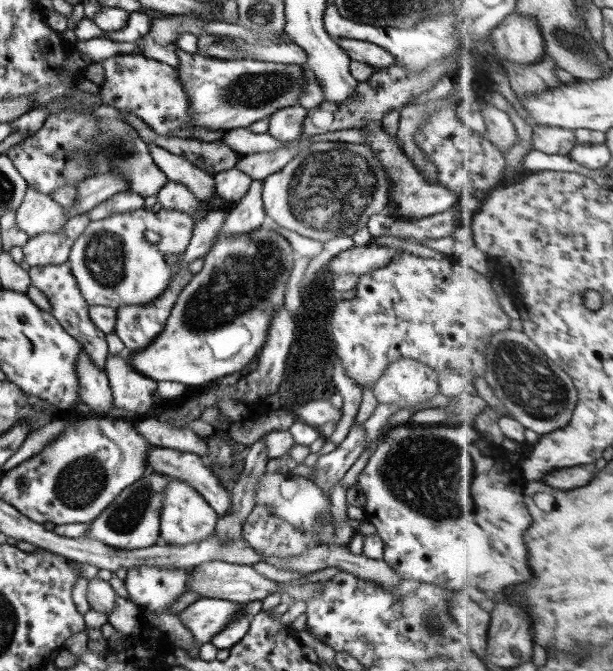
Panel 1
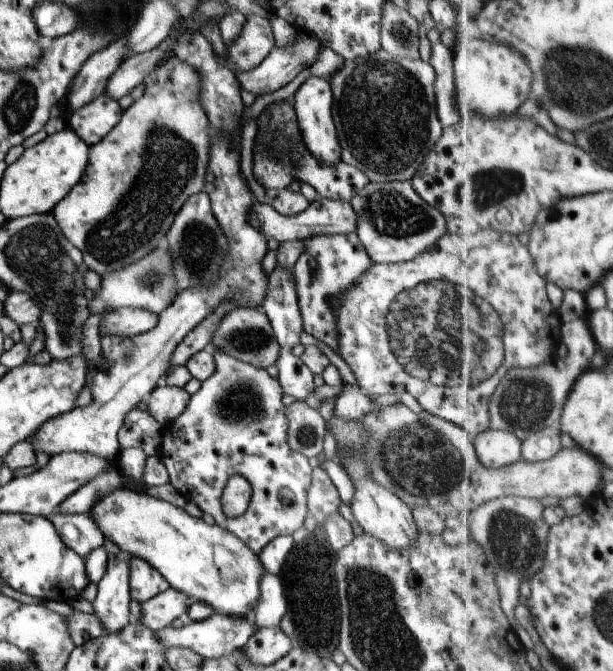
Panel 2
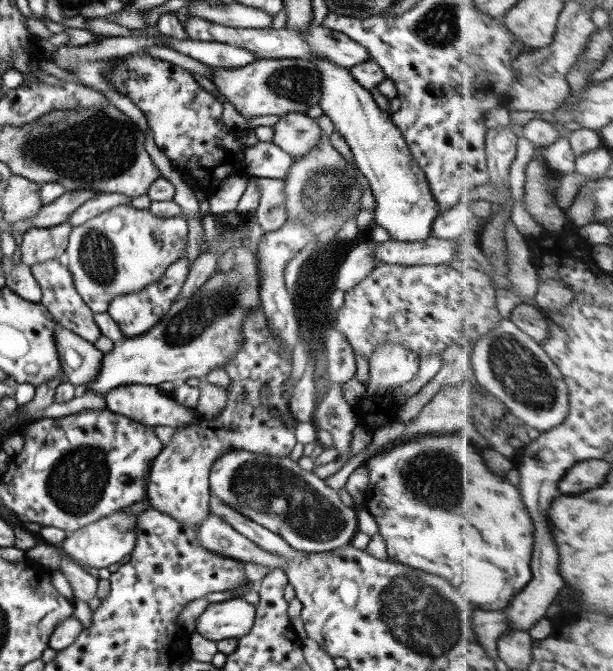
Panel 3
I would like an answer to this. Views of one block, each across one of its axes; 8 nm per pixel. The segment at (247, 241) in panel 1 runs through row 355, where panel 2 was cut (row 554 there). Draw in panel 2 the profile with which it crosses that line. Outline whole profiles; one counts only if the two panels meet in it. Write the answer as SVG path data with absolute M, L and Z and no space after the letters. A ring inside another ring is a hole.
M125 485L111 490L103 498L99 498L91 510L89 518L93 524L97 525L99 532L113 542L119 551L126 556L133 556L145 560L151 568L168 582L173 590L185 594L187 598L193 598L197 602L207 604L211 610L217 610L225 616L235 616L235 618L250 617L257 600L259 600L259 580L264 568L259 562L256 554L253 554L237 536L231 532L219 528L217 525L205 524L201 518L189 516L182 508L175 506L157 498L138 493Z

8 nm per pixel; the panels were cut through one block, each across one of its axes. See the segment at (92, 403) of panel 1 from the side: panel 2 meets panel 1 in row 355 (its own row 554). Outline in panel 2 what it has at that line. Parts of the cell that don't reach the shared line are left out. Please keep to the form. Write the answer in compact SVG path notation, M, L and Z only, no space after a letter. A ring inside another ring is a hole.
M55 510L47 516L47 520L53 525L61 542L82 559L91 550L103 545L104 536L88 514L59 514Z

